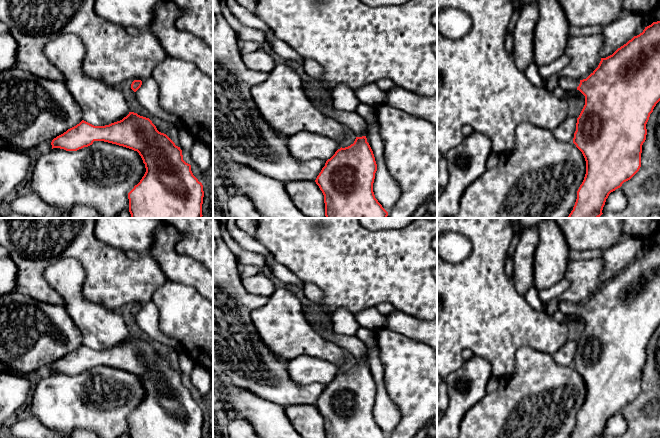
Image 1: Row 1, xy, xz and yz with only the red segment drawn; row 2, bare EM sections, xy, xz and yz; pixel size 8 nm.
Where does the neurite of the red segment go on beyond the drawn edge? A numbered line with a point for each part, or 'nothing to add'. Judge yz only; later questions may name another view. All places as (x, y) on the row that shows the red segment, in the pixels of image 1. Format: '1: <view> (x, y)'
1: yz (566, 83)

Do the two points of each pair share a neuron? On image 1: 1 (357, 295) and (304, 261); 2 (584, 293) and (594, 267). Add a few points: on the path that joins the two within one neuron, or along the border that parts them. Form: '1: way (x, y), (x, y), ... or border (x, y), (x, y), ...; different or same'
1: way (344, 282), (323, 261), (317, 261); same
2: way (584, 287), (584, 277), (588, 273); same

